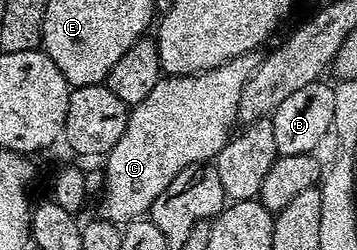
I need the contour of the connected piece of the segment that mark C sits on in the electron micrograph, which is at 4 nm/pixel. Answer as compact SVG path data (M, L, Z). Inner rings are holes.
M257 52L240 54L210 70L201 70L197 74L162 76L157 81L155 88L147 92L147 100L130 109L129 123L123 136L119 136L119 144L115 144L115 148L107 155L109 163L105 166L105 186L109 189L109 207L103 210L104 217L118 224L140 219L151 208L155 196L159 196L159 192L163 192L163 188L167 188L167 184L171 184L171 180L179 176L183 168L216 159L231 137L233 121L239 117L241 93L249 77L260 66L261 59L262 55Z

